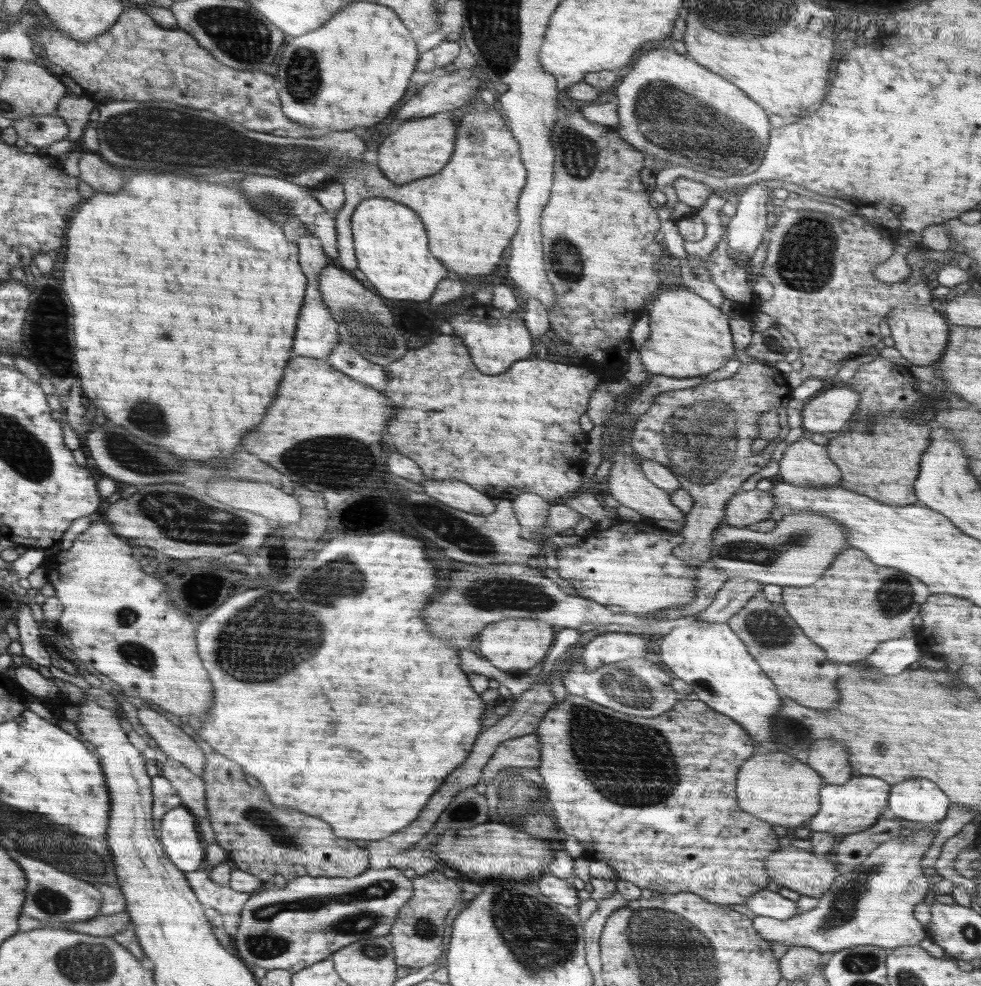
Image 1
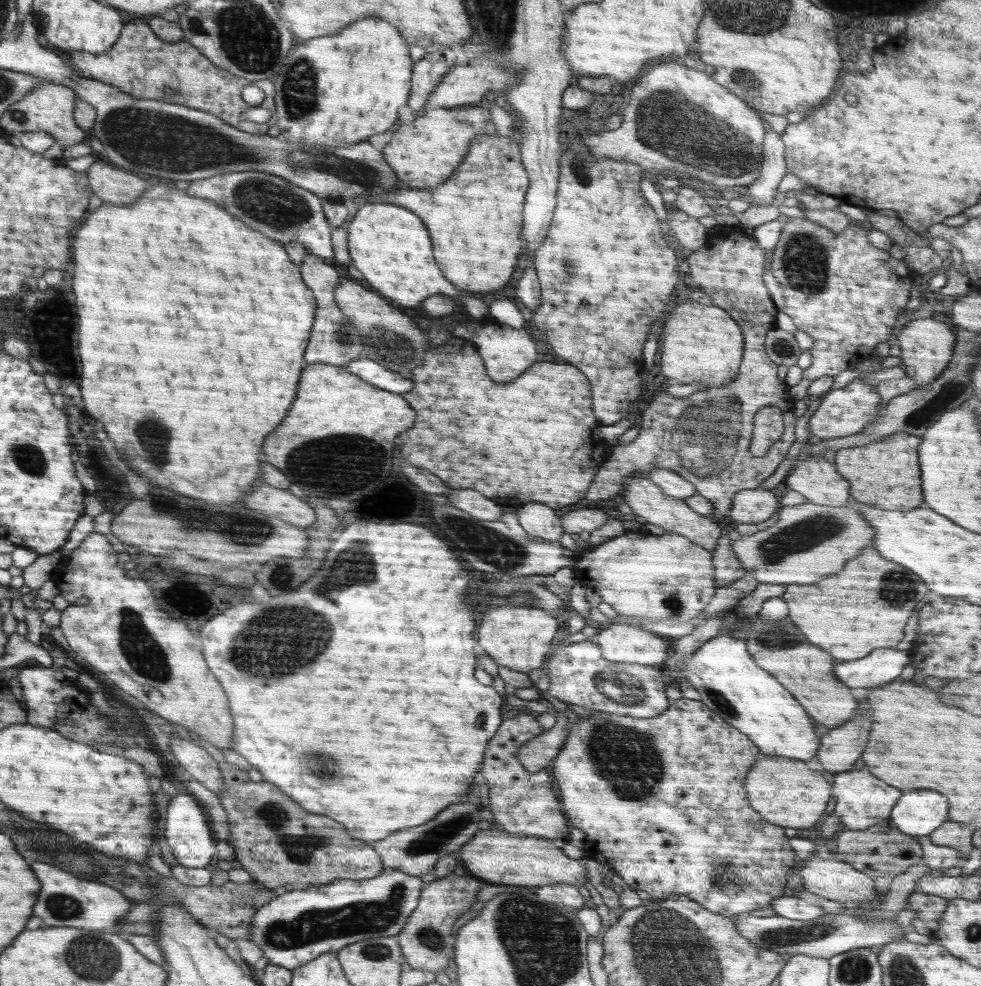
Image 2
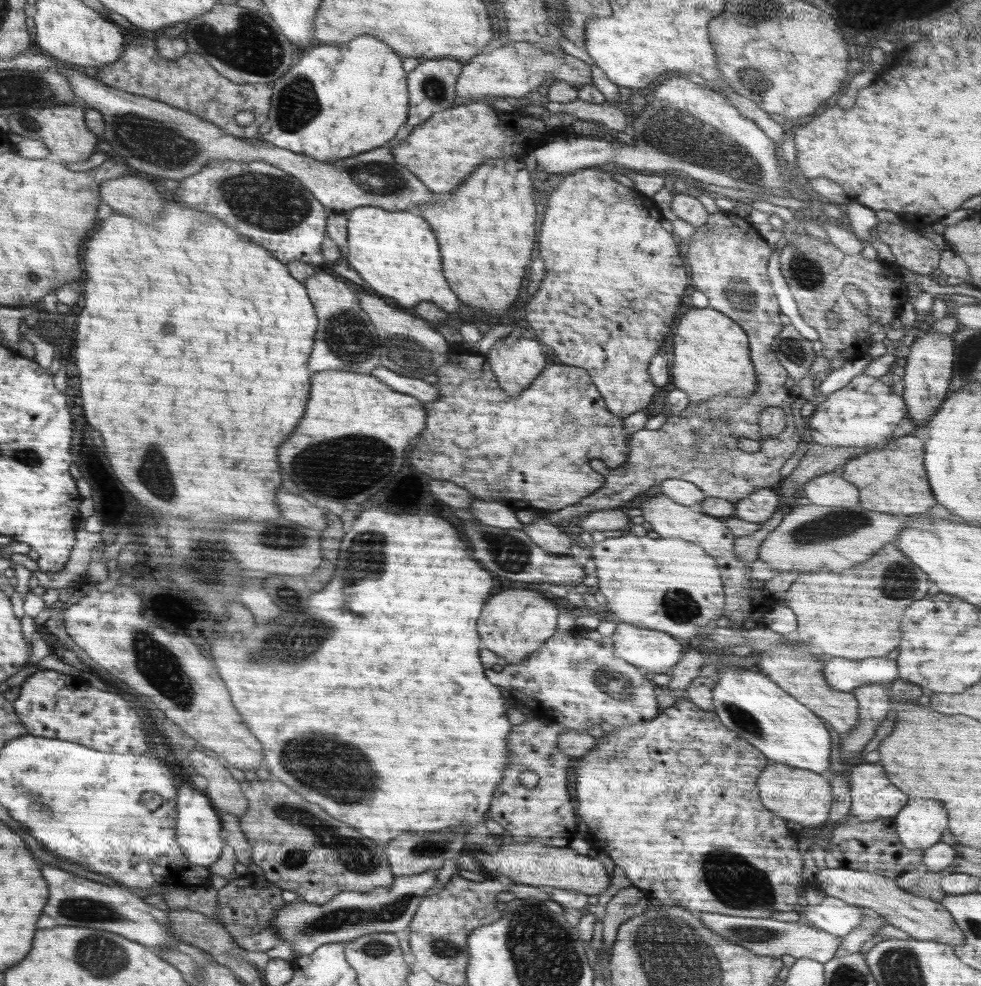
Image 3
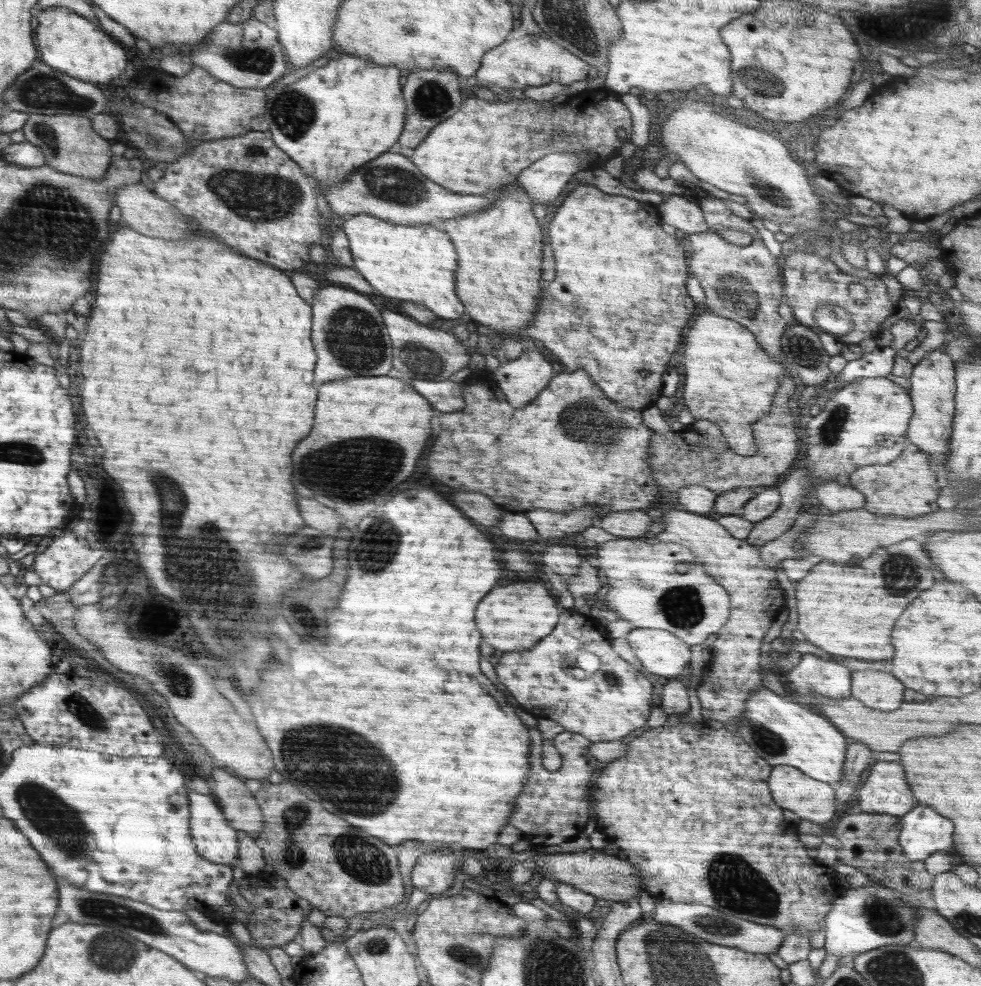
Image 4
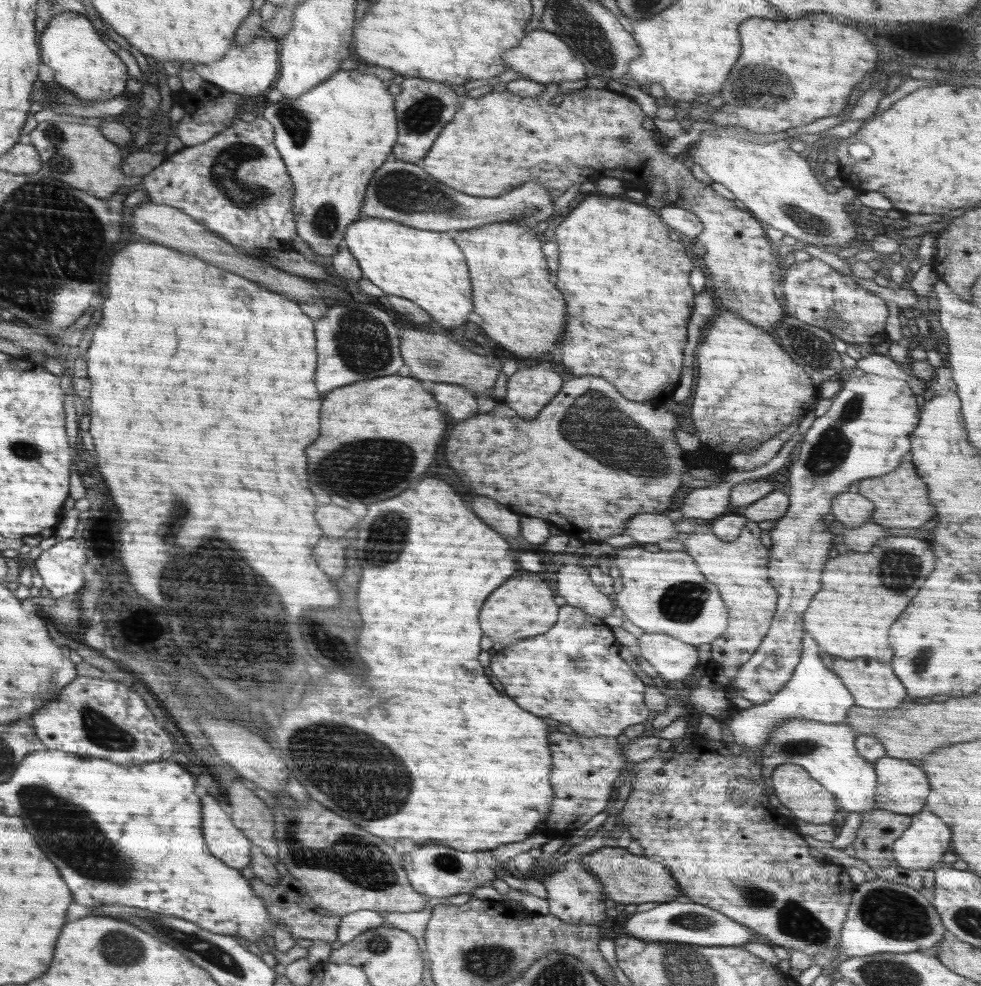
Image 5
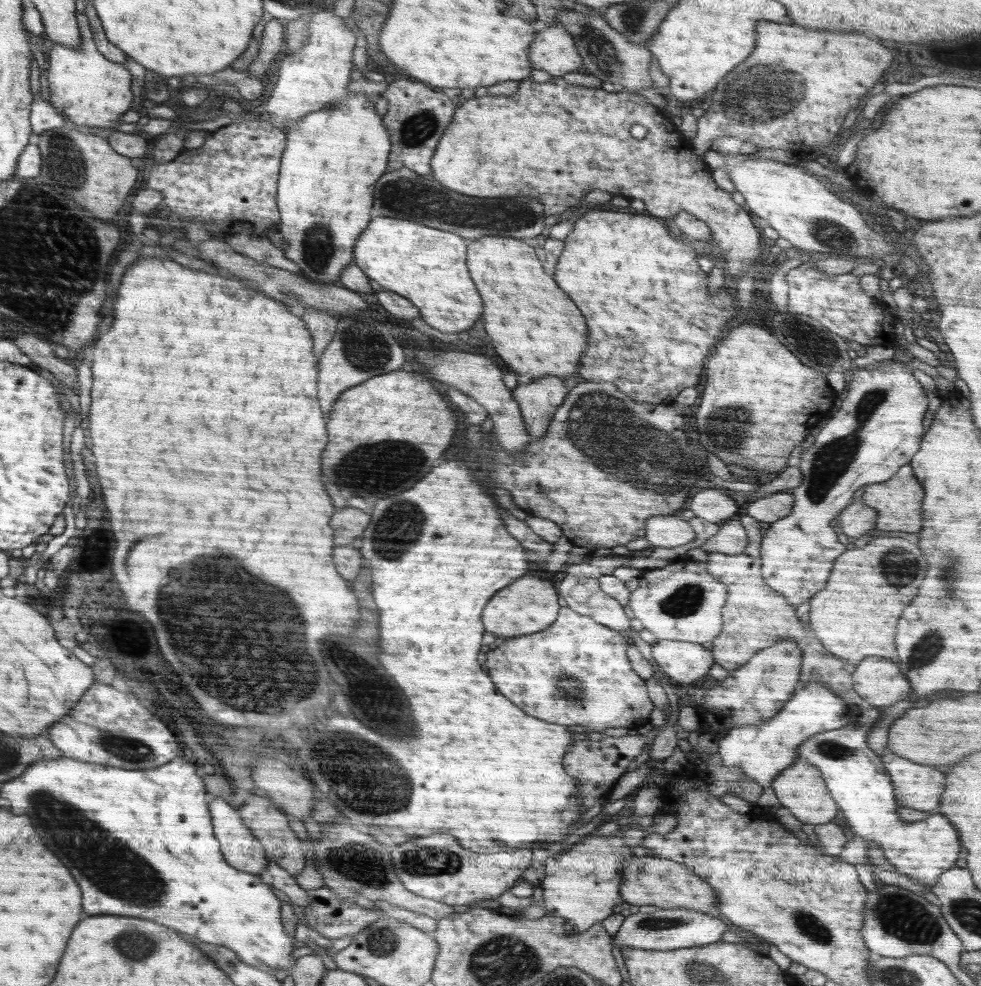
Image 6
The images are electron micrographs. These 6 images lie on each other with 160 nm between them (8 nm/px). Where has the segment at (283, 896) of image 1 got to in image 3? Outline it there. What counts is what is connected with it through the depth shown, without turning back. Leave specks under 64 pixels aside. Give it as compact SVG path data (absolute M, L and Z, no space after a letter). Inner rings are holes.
M427 870L420 874L394 877L390 888L379 886L371 892L347 890L322 905L298 899L285 904L273 916L271 927L277 932L277 937L292 944L292 950L298 957L312 954L328 943L347 943L365 934L396 933L409 926L422 896L435 886L437 881L434 871Z

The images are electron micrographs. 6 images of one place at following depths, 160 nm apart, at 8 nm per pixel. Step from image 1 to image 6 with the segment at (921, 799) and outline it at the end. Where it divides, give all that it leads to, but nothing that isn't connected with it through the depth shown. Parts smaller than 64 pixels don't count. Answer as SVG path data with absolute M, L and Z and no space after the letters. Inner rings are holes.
M874 706L860 715L855 713L846 726L811 736L797 748L797 756L805 758L822 773L832 798L844 812L855 836L875 842L883 850L886 860L896 868L895 872L932 888L938 877L953 868L959 859L958 832L940 812L931 812L926 820L915 823L905 823L898 816L900 806L893 782L884 768L884 759L867 743L867 734L880 716L880 709Z

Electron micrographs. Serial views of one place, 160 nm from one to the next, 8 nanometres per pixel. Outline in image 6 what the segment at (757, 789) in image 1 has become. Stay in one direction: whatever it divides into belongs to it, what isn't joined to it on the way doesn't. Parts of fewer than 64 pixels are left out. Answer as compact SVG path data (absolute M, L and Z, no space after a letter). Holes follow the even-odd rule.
M798 758L794 765L786 767L786 770L782 771L771 785L782 806L788 808L802 823L826 824L838 814L839 806L832 798L822 773L818 772L812 764L808 764L805 758Z

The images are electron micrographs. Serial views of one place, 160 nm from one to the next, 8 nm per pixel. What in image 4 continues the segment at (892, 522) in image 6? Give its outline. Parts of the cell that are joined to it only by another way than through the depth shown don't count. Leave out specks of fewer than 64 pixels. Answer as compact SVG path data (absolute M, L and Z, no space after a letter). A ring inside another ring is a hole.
M908 446L896 462L872 464L858 467L849 475L849 486L861 492L865 497L864 509L878 516L896 516L916 518L938 512L936 504L943 484L937 473L928 464L928 454L922 454L916 446Z

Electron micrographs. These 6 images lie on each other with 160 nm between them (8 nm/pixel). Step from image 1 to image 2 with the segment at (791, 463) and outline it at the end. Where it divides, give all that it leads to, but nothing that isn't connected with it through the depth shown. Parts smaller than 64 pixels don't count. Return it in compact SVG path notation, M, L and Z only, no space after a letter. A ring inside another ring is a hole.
M823 456L798 458L784 481L816 505L848 507L851 498L850 483Z

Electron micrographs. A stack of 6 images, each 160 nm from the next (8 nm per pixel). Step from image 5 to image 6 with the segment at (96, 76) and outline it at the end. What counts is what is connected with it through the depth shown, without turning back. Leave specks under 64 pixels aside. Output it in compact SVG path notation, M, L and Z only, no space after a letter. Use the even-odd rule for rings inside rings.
M77 13L77 23L81 46L68 48L54 43L54 48L49 54L46 71L50 86L50 104L53 104L61 116L66 116L70 122L85 126L80 128L82 133L88 132L88 127L114 130L122 114L128 112L132 104L132 92L130 92L132 76L124 68L124 64L110 62L110 59L97 50L88 16Z

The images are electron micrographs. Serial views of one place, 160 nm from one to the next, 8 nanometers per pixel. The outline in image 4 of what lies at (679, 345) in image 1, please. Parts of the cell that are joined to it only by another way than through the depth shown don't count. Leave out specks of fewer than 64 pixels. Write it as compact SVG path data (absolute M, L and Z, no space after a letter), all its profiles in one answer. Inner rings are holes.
M706 310L696 318L692 330L688 332L684 344L684 384L683 397L686 408L694 420L713 422L714 426L721 426L721 433L728 439L728 444L736 454L754 454L755 440L753 439L752 425L769 413L781 380L785 377L785 364L770 360L769 354L758 346L755 334L745 326Z

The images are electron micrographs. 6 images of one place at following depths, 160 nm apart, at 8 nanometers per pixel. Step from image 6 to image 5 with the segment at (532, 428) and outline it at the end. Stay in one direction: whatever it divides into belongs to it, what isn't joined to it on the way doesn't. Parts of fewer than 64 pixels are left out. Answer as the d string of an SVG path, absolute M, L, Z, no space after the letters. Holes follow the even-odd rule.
M540 364L530 366L510 376L504 402L514 408L518 416L532 420L558 394L562 384L560 374L554 370L546 370Z

